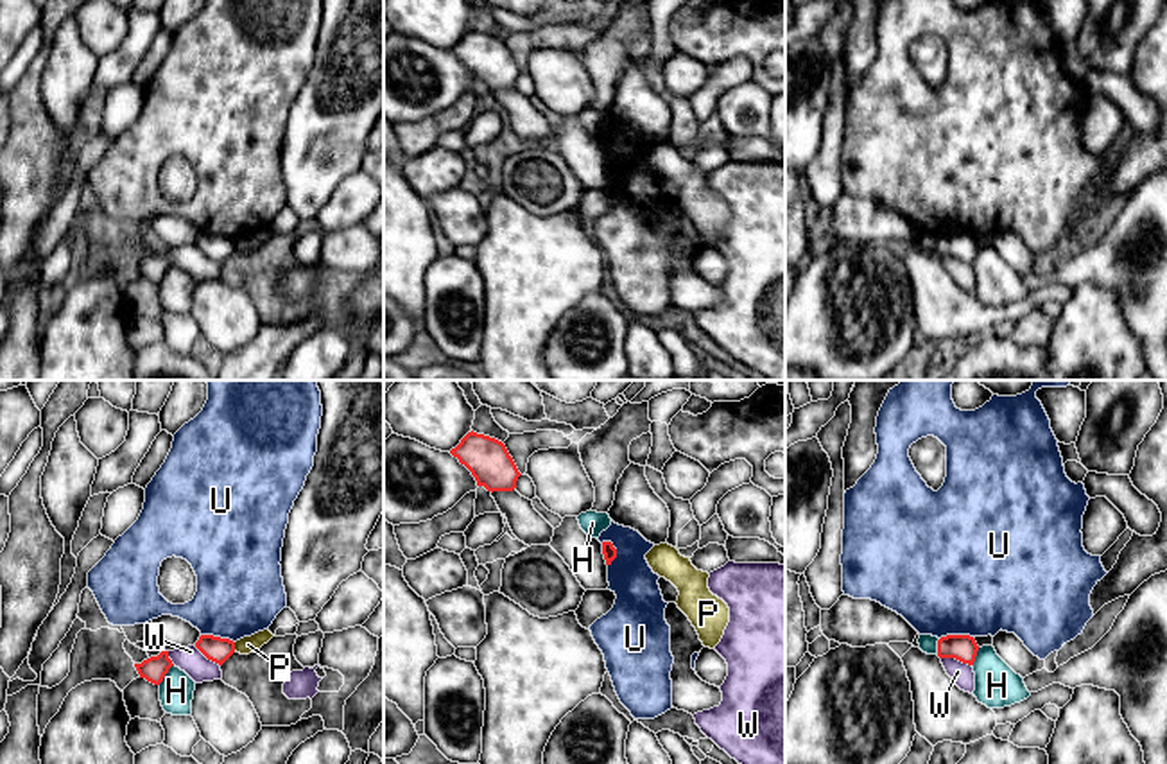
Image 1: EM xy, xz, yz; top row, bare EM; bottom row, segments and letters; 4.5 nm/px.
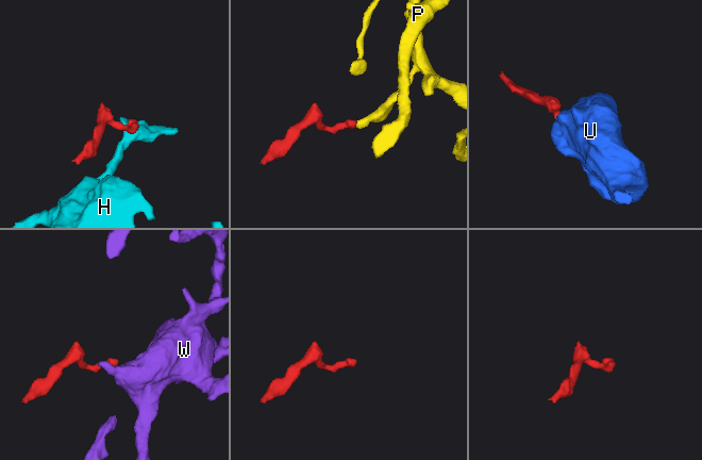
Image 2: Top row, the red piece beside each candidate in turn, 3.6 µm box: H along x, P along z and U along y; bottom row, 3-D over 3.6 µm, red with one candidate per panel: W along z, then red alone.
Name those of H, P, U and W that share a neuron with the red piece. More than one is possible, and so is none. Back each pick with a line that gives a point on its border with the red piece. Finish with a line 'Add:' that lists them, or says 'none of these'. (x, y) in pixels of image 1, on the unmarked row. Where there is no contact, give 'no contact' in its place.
Add: none of these

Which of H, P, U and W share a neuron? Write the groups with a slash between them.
H / P / U / W

